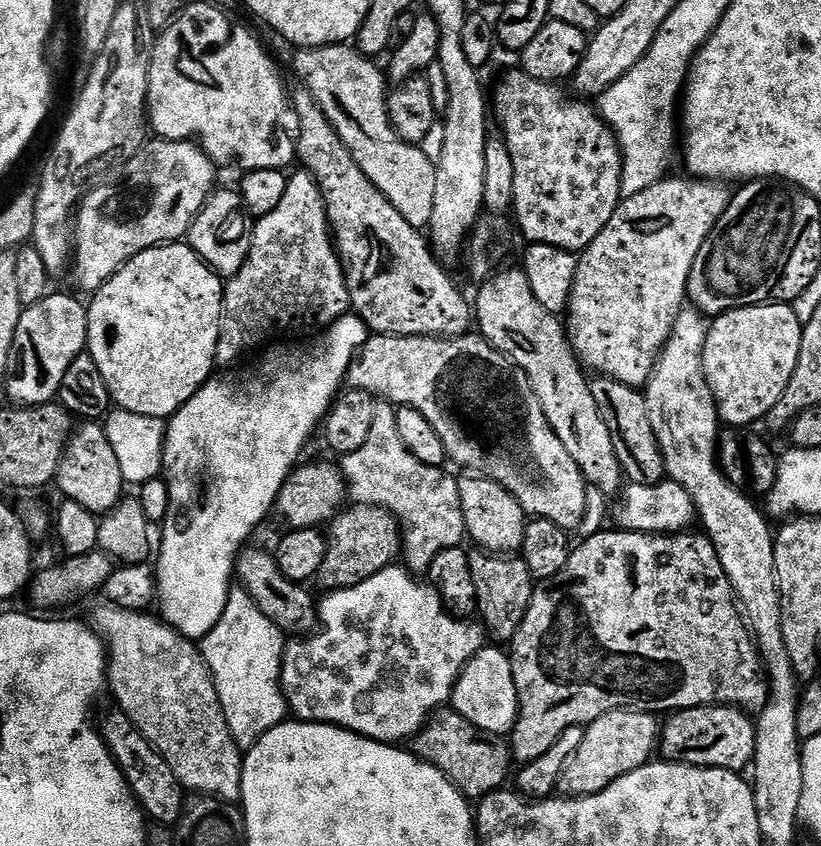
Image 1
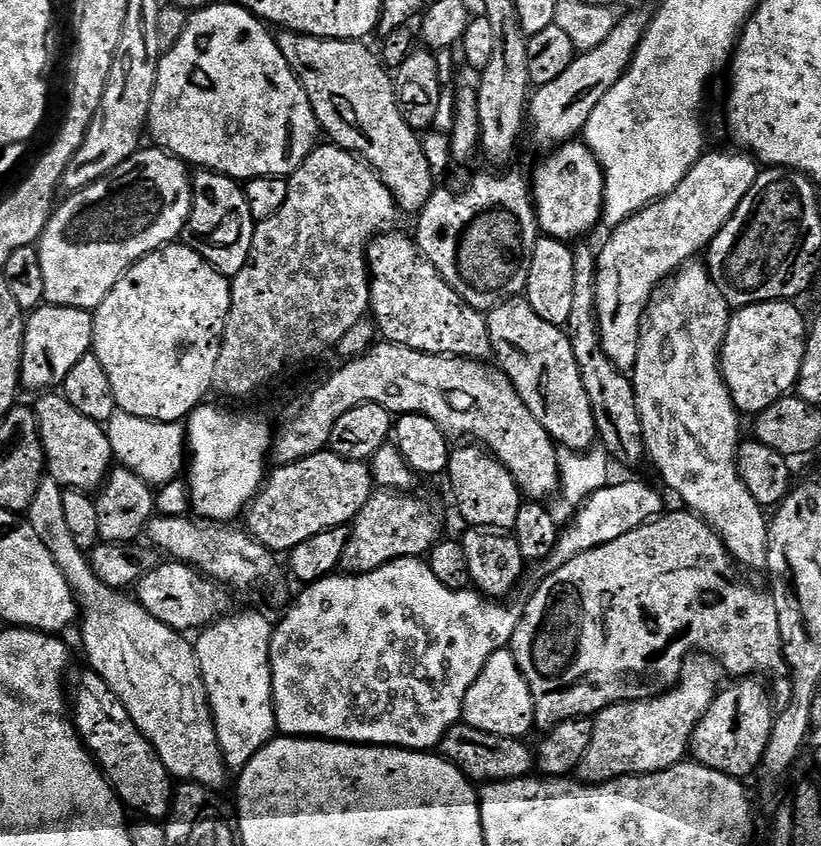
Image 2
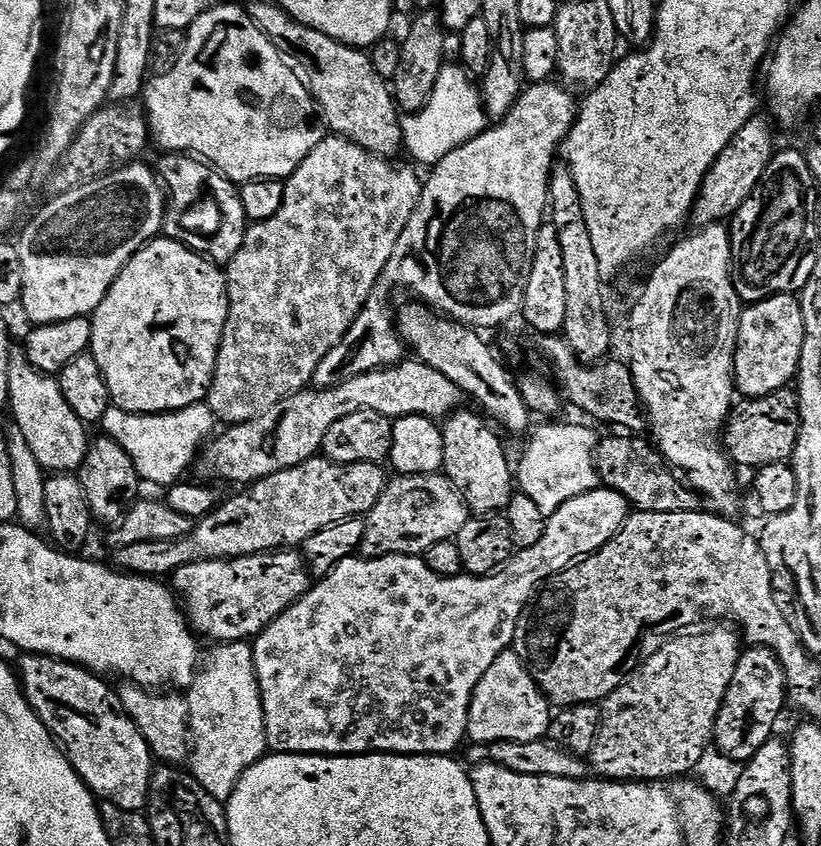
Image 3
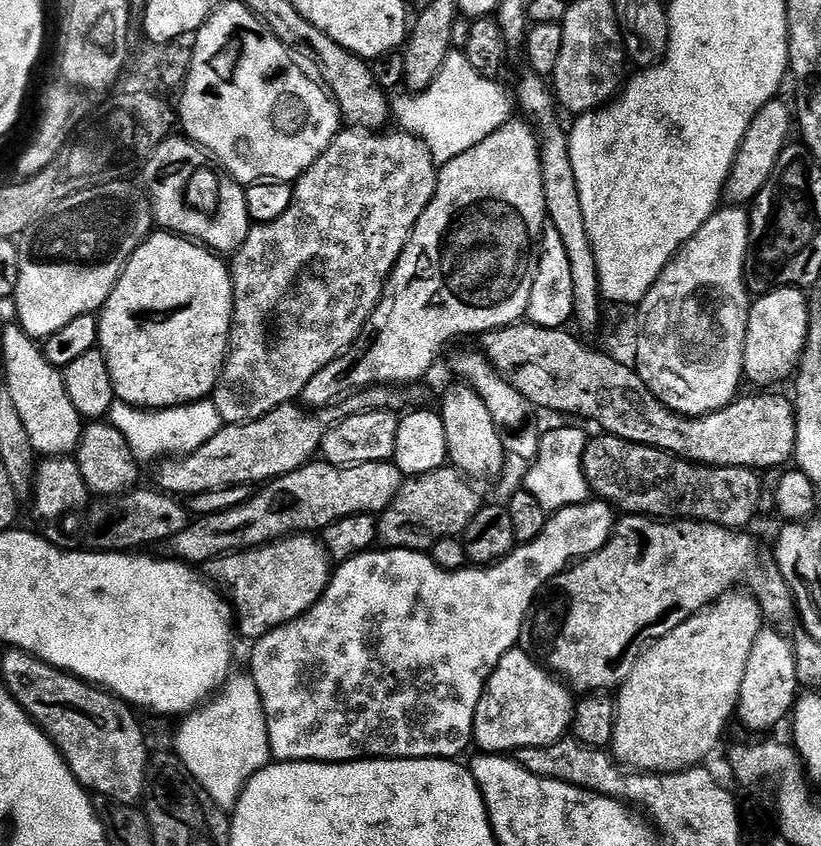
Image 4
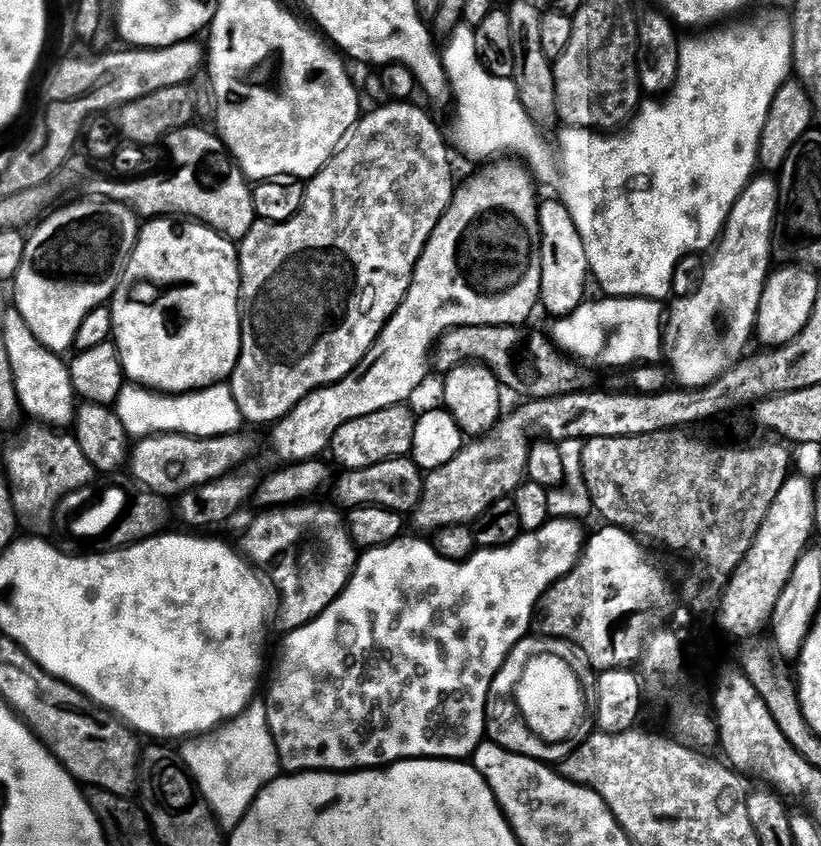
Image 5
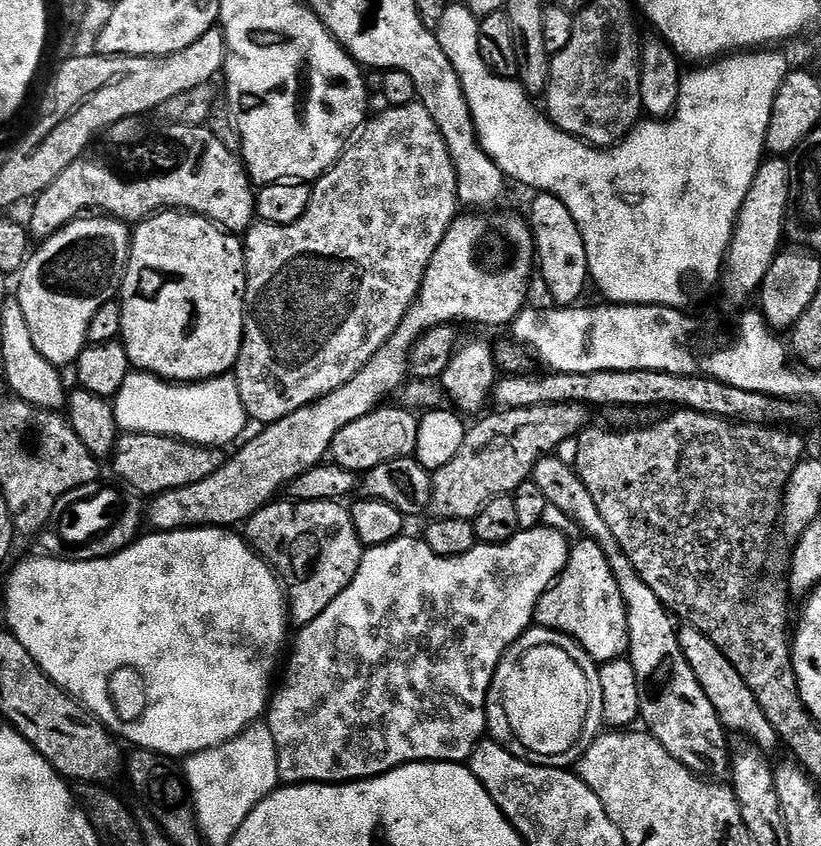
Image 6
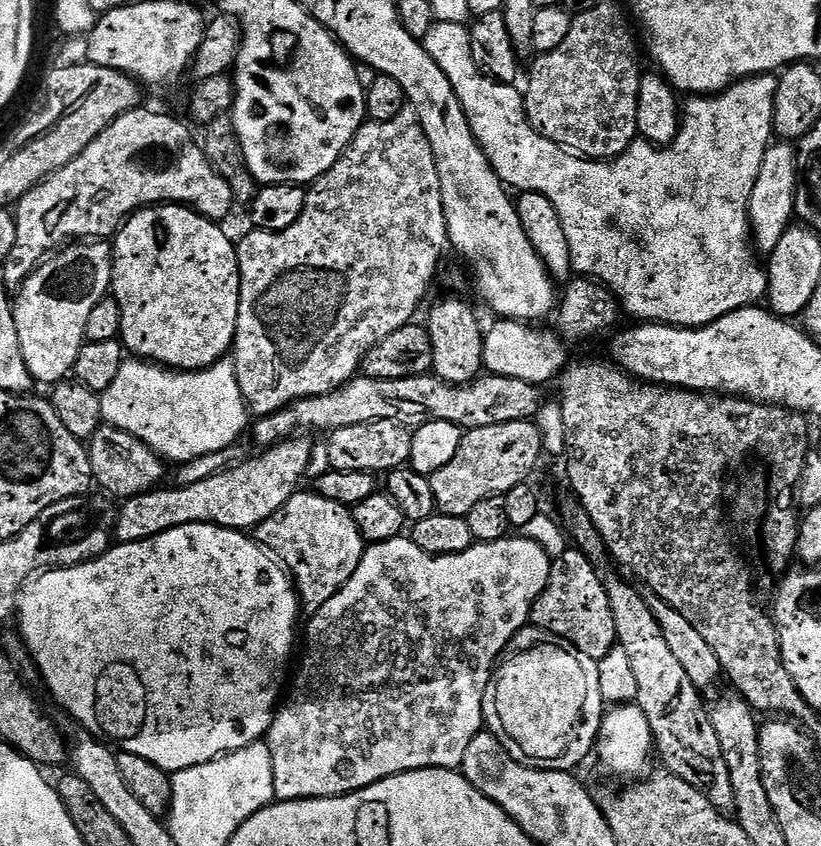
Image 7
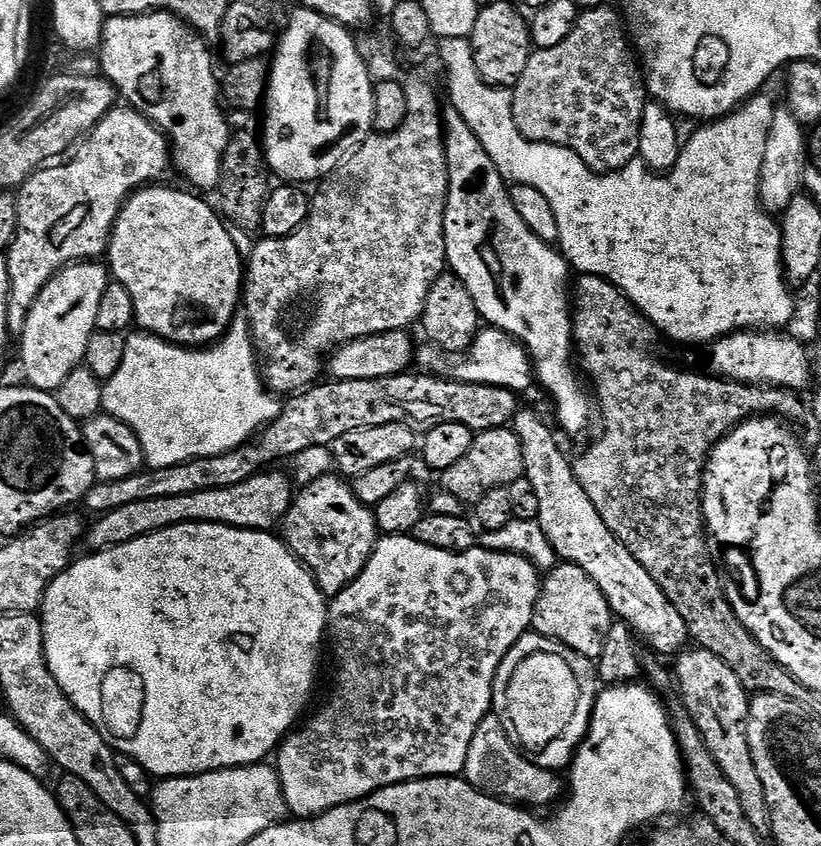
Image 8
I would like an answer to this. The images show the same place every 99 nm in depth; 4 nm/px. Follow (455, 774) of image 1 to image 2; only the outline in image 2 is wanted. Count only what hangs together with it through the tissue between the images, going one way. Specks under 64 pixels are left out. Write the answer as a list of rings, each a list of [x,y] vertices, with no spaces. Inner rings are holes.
[[[457,722],[438,745],[439,755],[449,760],[463,776],[477,785],[497,780],[523,780],[534,772],[534,752],[524,745],[523,739],[514,736],[486,734],[474,726]]]

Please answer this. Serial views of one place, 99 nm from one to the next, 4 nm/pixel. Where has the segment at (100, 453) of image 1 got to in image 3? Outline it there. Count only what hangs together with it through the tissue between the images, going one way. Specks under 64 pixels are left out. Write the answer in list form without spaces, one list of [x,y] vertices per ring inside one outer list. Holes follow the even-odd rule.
[[[13,359],[10,366],[10,412],[16,415],[15,421],[22,428],[34,456],[45,473],[75,473],[83,465],[88,453],[89,429],[84,421],[76,416],[71,402],[64,395],[64,389],[60,387],[59,379],[55,375],[40,371],[35,363],[25,360]]]

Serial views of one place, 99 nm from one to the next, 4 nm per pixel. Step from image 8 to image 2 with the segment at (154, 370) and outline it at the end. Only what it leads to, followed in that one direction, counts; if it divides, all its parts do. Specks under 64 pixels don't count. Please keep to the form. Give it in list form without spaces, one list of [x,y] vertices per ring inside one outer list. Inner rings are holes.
[[[122,411],[113,412],[106,422],[113,457],[150,486],[169,484],[181,475],[186,464],[186,428],[183,423],[167,424],[134,418]]]

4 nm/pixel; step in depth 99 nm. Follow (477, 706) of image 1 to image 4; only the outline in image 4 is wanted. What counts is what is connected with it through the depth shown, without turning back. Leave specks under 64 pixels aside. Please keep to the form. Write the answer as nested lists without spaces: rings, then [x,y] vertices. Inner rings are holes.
[[[517,646],[508,652],[498,662],[498,666],[492,671],[492,676],[488,680],[488,684],[484,687],[484,693],[480,699],[480,705],[476,711],[476,730],[474,733],[474,744],[481,753],[484,754],[516,754],[522,748],[545,748],[546,745],[554,745],[560,739],[563,739],[569,732],[567,732],[571,722],[574,722],[576,704],[569,690],[562,684],[558,684],[556,679],[546,668],[543,663],[535,664],[526,653],[523,652],[523,647]]]

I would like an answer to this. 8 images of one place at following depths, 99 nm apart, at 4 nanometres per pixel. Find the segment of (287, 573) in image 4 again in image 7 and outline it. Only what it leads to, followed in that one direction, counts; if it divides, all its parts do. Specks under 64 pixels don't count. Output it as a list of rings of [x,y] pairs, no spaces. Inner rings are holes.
[[[301,490],[266,522],[254,530],[256,543],[263,544],[294,579],[303,607],[321,608],[358,570],[366,551],[366,539],[356,524],[353,509],[319,496],[315,490]]]

